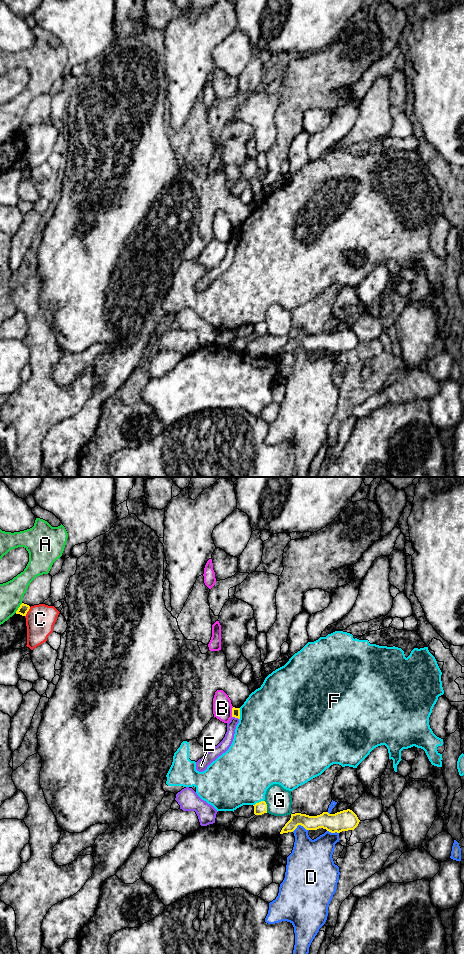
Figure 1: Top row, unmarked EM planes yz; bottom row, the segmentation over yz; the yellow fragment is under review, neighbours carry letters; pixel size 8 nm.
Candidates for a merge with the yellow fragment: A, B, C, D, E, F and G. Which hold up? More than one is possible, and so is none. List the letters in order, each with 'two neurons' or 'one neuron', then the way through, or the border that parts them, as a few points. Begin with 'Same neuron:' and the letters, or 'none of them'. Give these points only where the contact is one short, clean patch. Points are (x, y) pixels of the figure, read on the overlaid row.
Same neuron: E
A: two neurons
B: two neurons
C: two neurons
D: two neurons
E: one neuron; runs through yz (235, 711), (235, 717), (224, 745)
F: two neurons
G: two neurons

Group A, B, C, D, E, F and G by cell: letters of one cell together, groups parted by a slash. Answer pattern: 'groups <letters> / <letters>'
groups A / B / C / D / E / F / G

